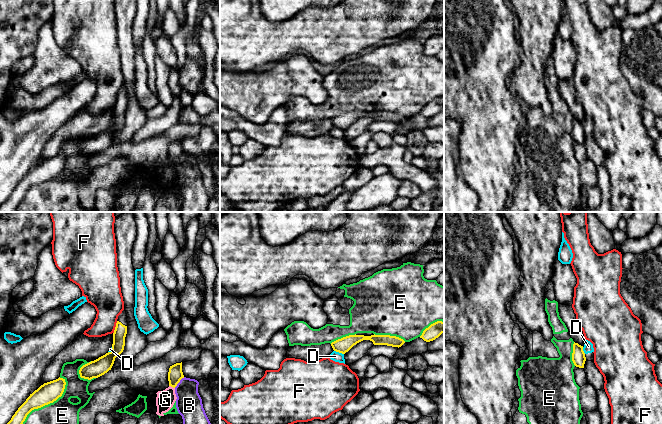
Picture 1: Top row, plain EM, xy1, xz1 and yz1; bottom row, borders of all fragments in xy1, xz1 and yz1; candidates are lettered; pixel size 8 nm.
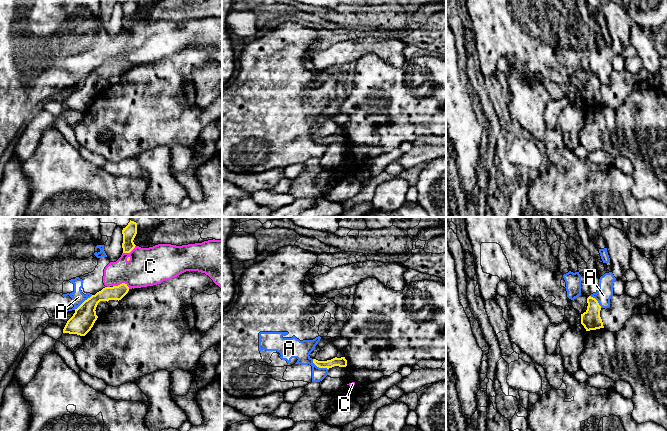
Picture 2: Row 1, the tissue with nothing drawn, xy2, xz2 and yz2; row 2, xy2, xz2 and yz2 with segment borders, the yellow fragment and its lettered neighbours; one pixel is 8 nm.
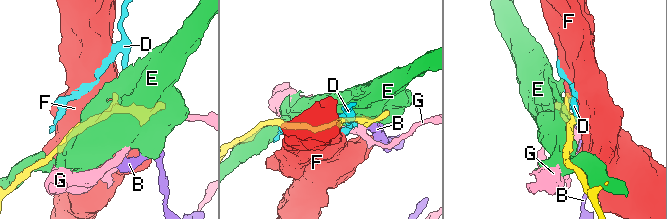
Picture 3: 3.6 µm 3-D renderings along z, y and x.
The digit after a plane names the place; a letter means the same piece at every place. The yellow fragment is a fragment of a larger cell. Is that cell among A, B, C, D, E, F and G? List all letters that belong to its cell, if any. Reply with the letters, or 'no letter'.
no letter

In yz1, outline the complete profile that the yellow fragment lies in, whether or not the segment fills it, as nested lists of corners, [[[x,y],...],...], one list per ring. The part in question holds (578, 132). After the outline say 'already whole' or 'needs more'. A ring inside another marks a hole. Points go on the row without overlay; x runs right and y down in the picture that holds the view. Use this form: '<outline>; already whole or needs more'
[[[575,118],[573,120],[572,137],[576,143],[584,144],[586,133],[583,127],[583,122]]]; already whole

